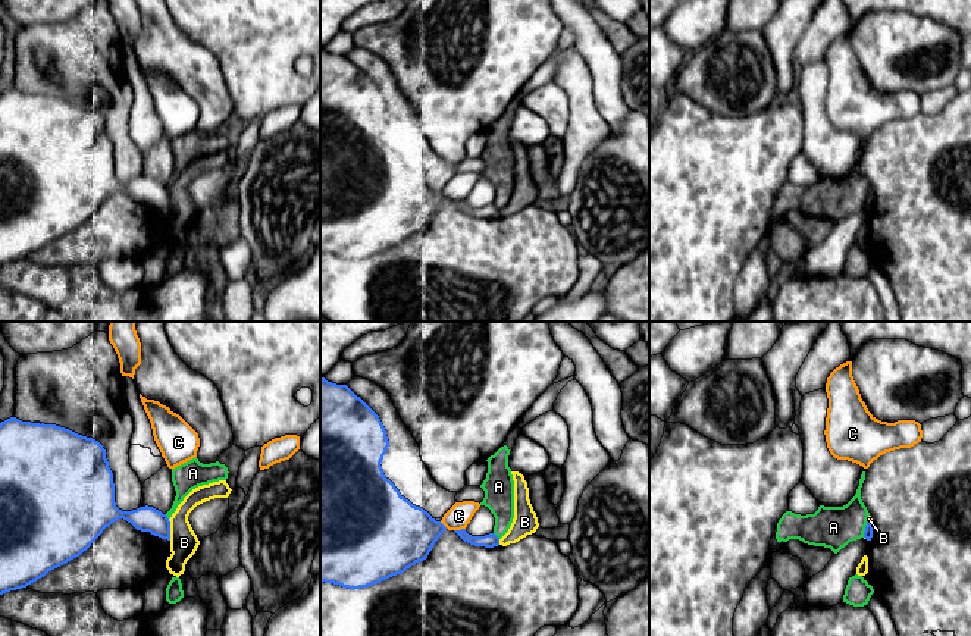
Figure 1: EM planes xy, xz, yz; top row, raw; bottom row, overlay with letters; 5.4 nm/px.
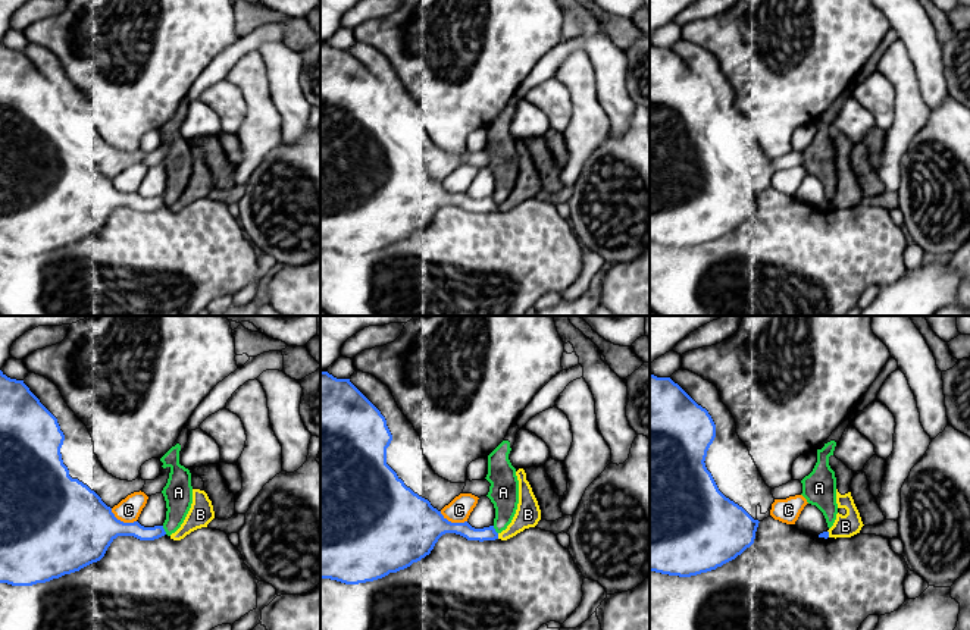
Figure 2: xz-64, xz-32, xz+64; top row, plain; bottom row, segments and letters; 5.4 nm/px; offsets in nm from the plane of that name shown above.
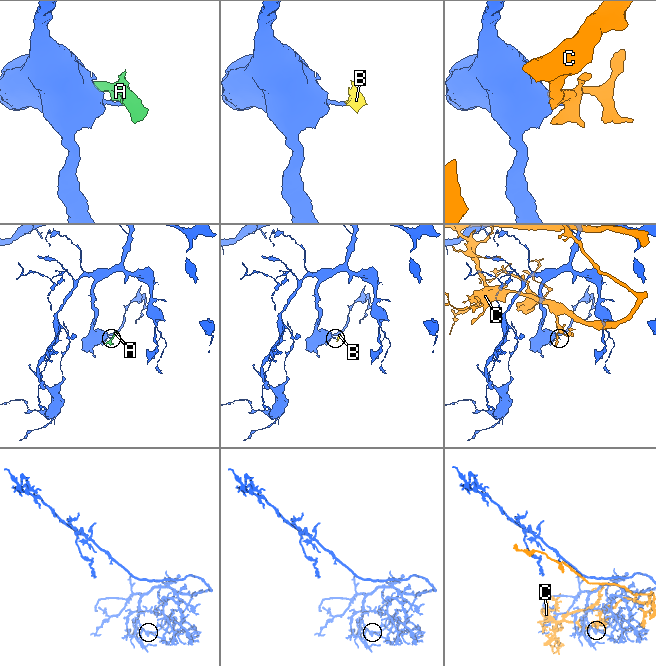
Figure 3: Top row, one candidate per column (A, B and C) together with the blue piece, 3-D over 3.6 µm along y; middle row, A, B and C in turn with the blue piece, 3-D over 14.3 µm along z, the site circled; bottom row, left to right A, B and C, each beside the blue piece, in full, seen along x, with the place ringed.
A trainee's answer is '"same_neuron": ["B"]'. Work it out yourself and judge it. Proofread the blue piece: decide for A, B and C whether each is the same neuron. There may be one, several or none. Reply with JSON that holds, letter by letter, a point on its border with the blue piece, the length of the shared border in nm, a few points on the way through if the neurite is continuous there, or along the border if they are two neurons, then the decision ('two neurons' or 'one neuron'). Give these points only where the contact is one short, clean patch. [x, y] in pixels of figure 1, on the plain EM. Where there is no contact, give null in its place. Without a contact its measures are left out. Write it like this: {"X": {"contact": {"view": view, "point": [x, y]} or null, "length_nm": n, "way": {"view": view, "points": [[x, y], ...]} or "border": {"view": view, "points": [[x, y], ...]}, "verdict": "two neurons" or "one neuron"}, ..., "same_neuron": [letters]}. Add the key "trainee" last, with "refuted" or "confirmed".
{"A": {"contact": {"view": "yz", "point": [865, 200]}, "length_nm": 90, "border": {"view": "yz", "points": [[867, 193], [863, 207]]}, "verdict": "two neurons"}, "B": {"contact": {"view": "xy", "point": [169, 200]}, "length_nm": 120, "border": {"view": "xy", "points": [[168, 190], [171, 210]]}, "verdict": "two neurons"}, "C": {"contact": {"view": "xz", "point": [459, 201]}, "length_nm": 70, "verdict": "two neurons"}, "same_neuron": [], "trainee": "refuted"}

